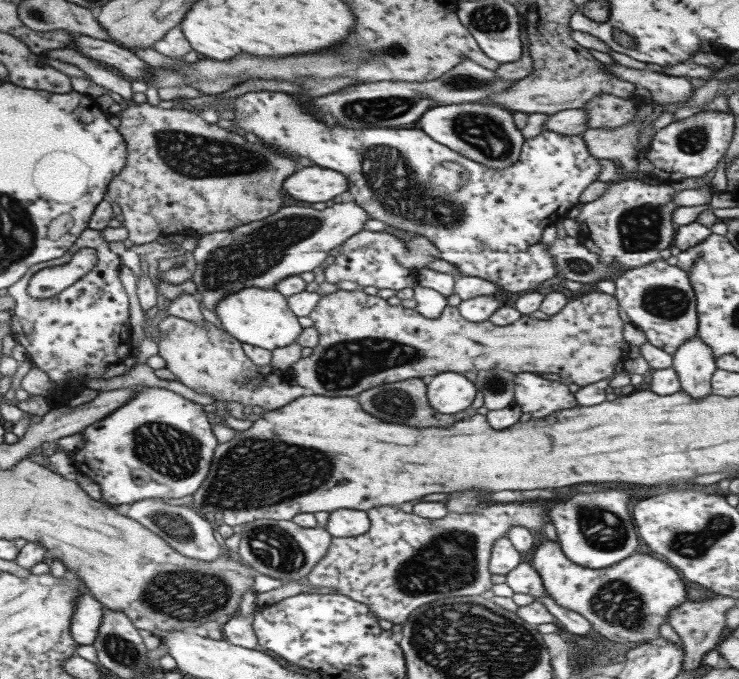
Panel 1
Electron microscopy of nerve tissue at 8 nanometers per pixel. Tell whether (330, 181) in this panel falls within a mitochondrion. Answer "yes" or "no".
no

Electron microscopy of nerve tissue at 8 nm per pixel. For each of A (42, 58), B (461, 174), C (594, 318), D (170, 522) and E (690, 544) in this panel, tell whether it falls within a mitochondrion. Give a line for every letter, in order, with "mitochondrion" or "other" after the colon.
A: other
B: mitochondrion
C: other
D: mitochondrion
E: mitochondrion

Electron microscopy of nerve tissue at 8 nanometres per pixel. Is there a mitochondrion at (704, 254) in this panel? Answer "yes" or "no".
no

